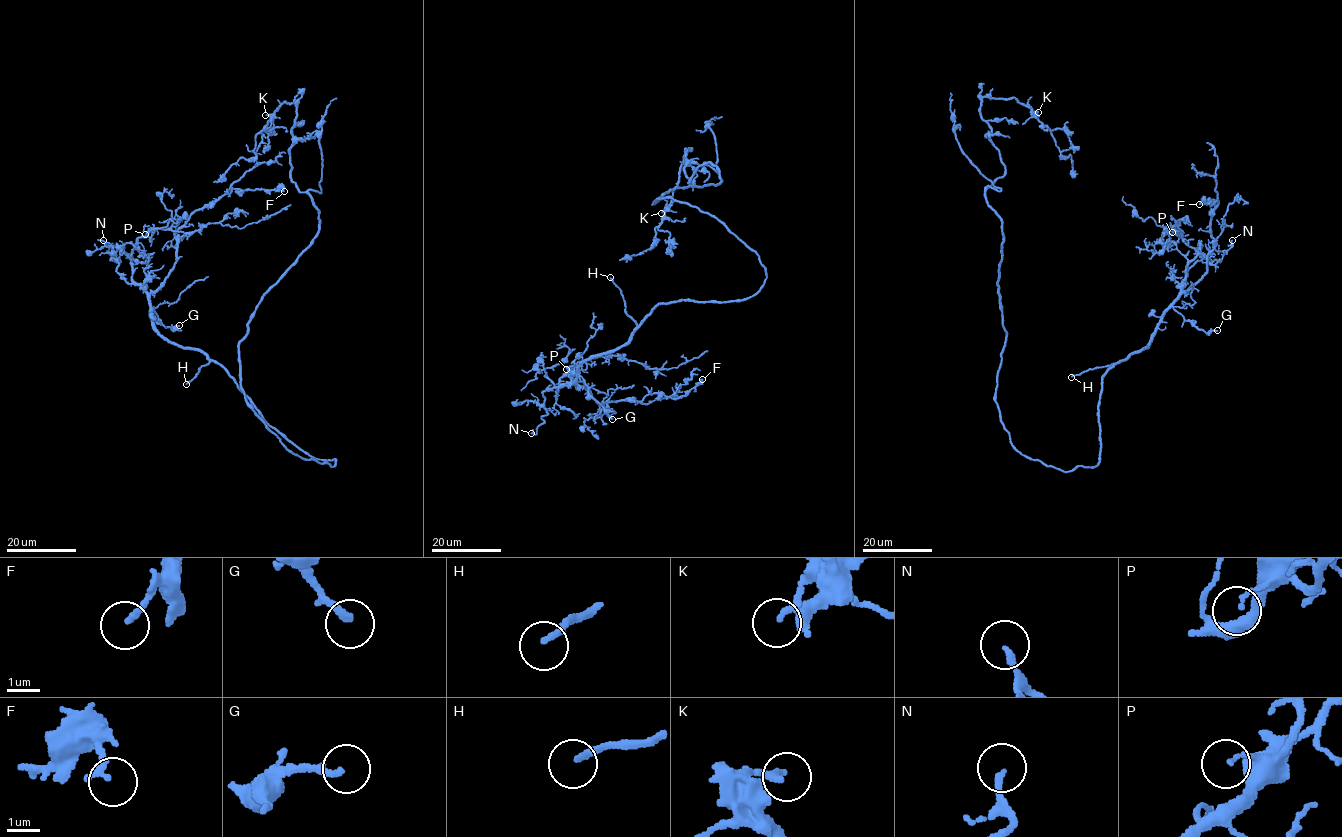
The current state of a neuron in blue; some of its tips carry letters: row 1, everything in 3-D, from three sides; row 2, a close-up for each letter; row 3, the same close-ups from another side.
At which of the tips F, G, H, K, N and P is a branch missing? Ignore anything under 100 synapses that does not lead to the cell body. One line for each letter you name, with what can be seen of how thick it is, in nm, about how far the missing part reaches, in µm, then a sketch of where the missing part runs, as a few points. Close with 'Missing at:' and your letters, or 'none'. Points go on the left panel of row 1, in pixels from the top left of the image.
H: 200 nm thick; about 70 µm are missing; missing branch runs (186, 384), (136, 404), (123, 403), (90, 397), (50, 379), (34, 362), (35, 358), (32, 355), (28, 358)
Missing at: H

